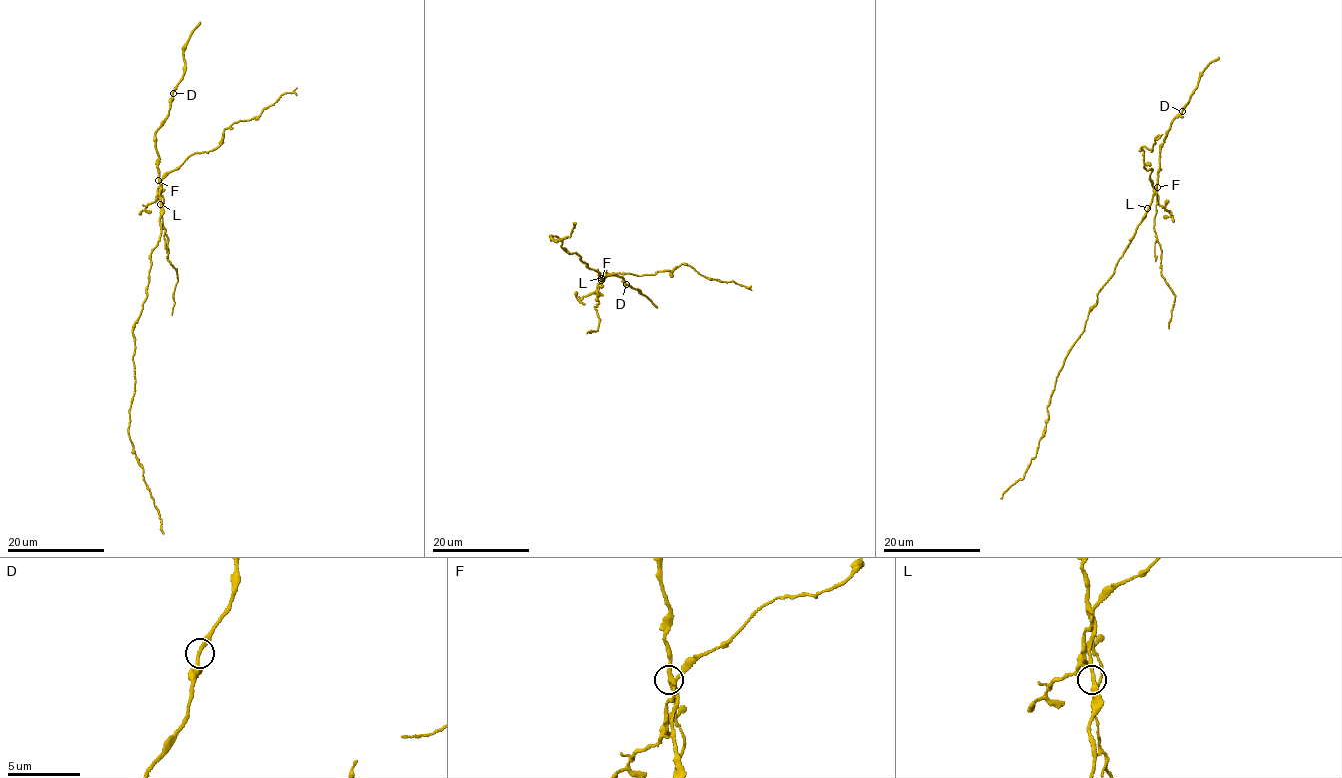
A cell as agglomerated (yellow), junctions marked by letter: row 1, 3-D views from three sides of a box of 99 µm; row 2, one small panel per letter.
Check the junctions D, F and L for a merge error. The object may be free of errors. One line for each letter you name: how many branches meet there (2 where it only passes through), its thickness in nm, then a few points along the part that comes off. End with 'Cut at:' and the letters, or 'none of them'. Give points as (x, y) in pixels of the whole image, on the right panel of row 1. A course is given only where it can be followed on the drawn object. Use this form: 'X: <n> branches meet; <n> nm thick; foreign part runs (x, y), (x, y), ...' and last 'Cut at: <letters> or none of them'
F: 2 branches meet; 240 nm thick; foreign part runs (1156, 187), (1155, 193), (1149, 173), (1153, 170), (1145, 169), (1141, 148), (1151, 149), (1154, 139), (1162, 135)
Cut at: F

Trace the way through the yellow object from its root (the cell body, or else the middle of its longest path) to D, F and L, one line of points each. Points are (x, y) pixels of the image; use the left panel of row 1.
D: (148, 277), (151, 251), (158, 241), (161, 223), (156, 130), (168, 114), (173, 93)
F: (148, 277), (151, 251), (160, 236), (161, 203), (158, 180)
L: (148, 277), (151, 251), (160, 236), (160, 204)

